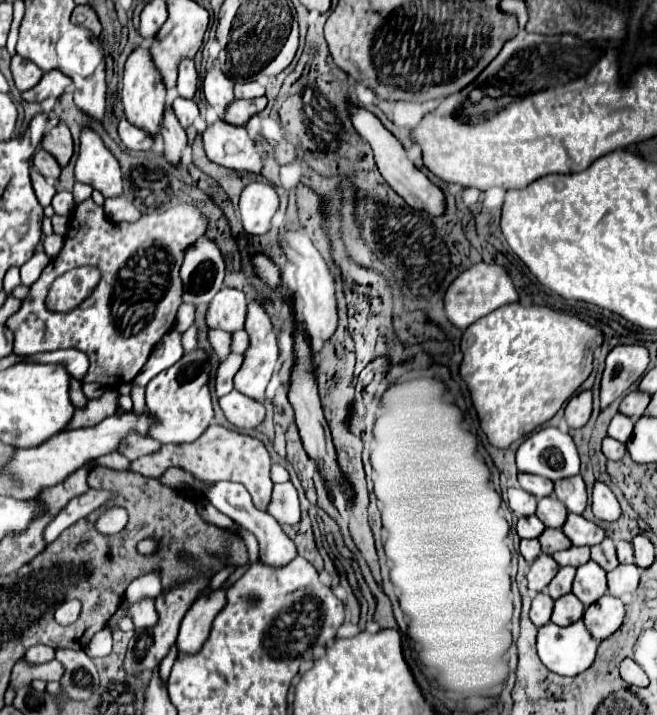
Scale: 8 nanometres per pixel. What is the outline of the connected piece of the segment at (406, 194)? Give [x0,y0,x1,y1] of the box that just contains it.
[345,102,443,216]

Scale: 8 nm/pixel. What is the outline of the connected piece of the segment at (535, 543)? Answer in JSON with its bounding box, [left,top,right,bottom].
[521,540,541,562]

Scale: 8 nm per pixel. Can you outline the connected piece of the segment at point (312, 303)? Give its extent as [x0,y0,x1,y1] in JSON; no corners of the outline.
[277,232,337,340]

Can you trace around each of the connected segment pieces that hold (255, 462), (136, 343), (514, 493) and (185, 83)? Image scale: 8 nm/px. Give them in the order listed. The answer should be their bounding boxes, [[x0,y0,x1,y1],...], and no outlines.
[[129,424,273,510],[7,198,205,388],[507,488,537,516],[177,58,197,98]]

